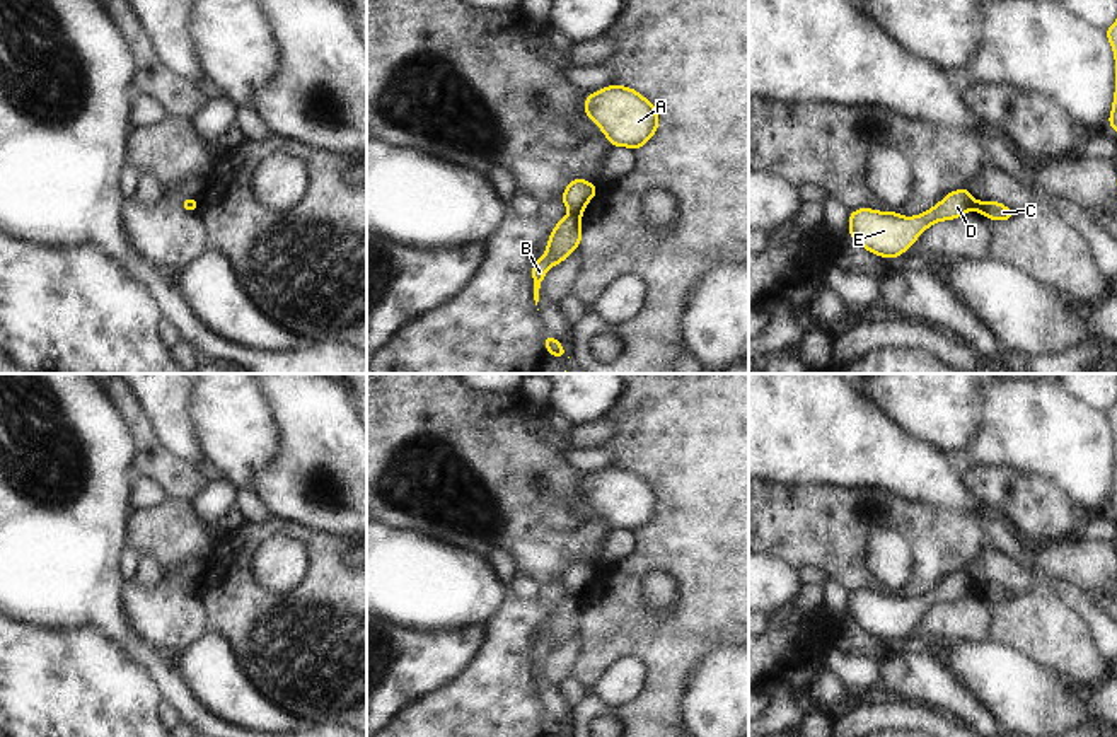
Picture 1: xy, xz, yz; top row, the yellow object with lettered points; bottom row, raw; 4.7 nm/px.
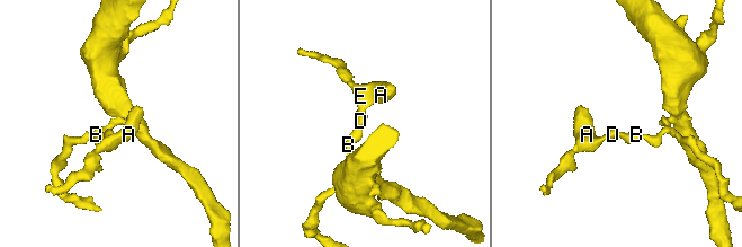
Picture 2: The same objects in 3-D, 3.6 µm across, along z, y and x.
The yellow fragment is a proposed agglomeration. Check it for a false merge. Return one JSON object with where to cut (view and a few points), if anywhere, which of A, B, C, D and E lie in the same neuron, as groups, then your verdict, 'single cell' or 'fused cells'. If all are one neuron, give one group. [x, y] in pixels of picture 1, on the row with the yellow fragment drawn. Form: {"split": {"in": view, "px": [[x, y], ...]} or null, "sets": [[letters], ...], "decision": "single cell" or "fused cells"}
{"split": {"in": "xz", "px": [[570, 214], [578, 217]]}, "sets": [["A", "D", "E"], ["B", "C"]], "decision": "fused cells"}

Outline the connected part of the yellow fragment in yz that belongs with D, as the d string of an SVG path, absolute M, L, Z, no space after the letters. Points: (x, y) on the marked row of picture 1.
M967 188L948 193L933 208L917 217L902 217L897 212L858 208L849 215L848 235L866 251L892 259L911 249L914 241L933 223L953 220L974 208L975 200Z

